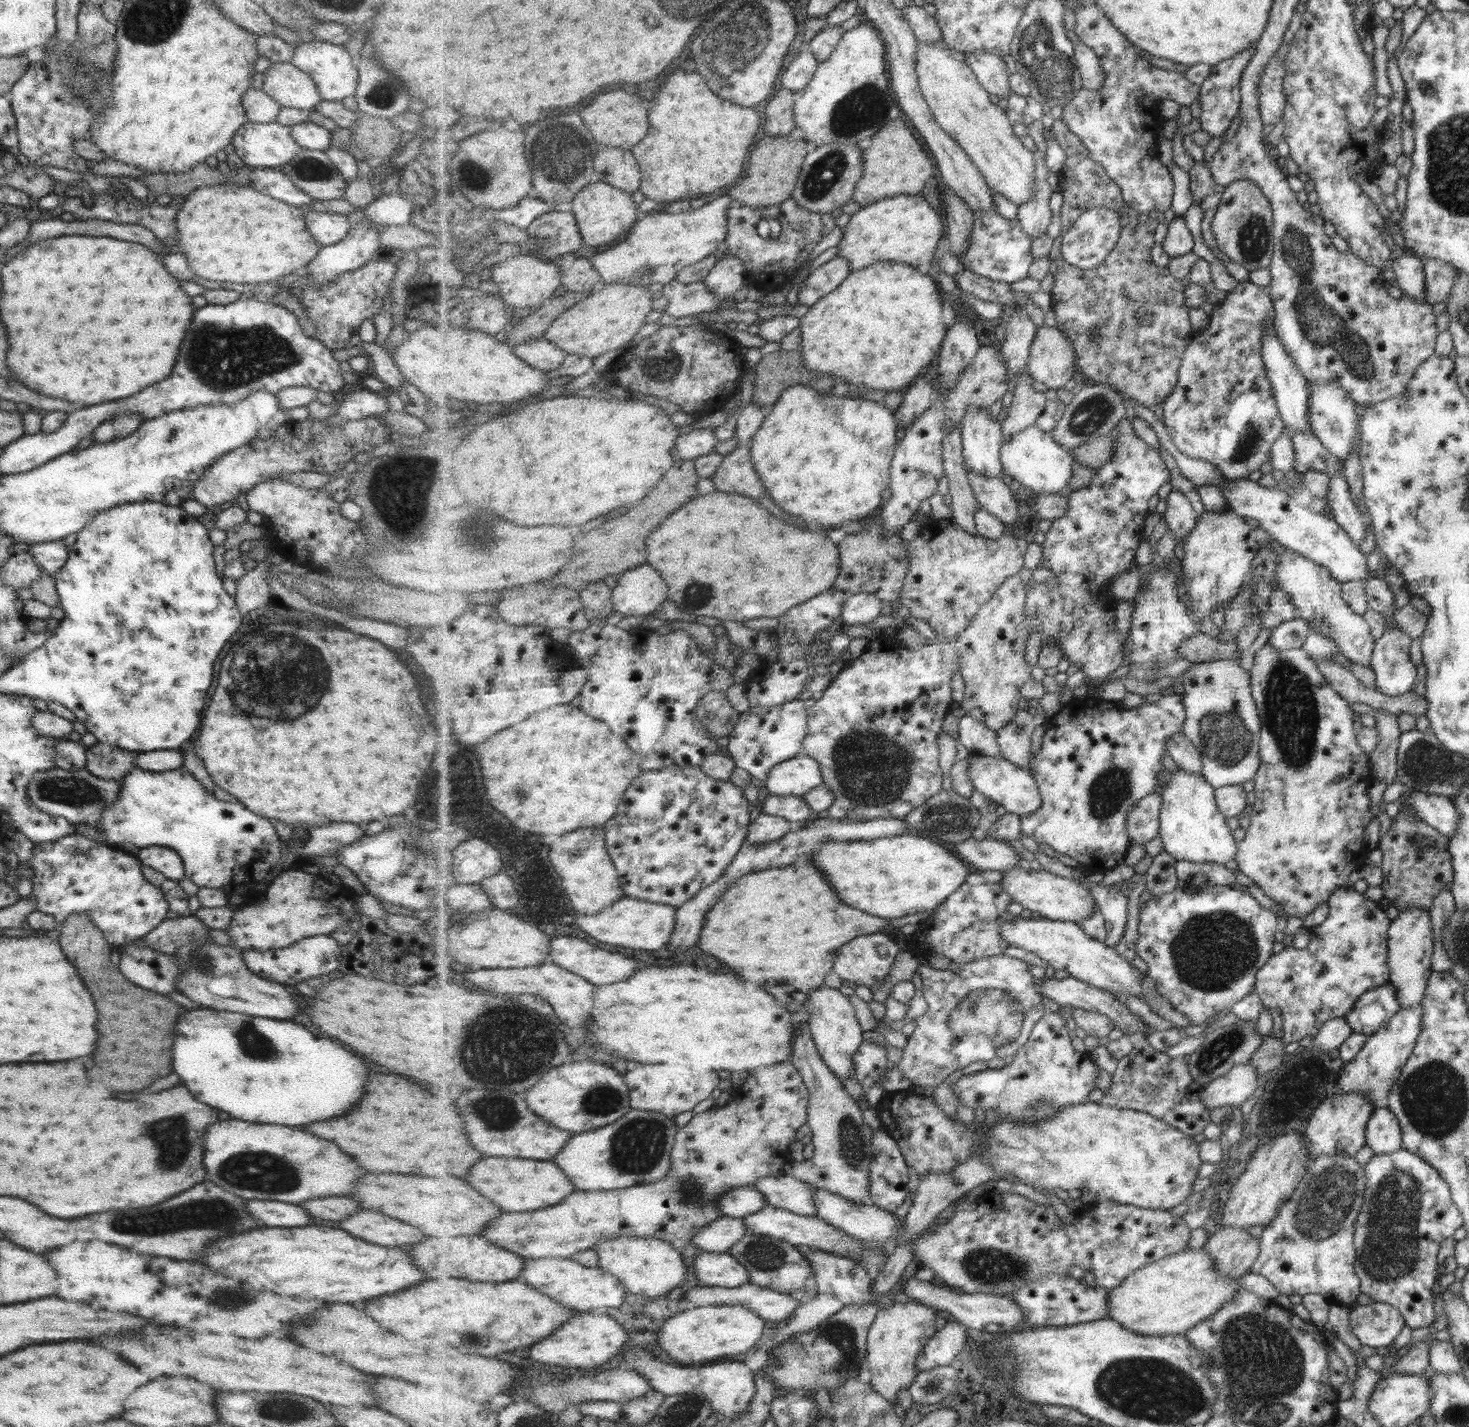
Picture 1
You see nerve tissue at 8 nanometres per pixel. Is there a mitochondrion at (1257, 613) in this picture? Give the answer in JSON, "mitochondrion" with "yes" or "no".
{"mitochondrion":"no"}

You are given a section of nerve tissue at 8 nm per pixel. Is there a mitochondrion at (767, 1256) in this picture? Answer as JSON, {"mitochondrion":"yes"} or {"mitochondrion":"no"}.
{"mitochondrion":"yes"}

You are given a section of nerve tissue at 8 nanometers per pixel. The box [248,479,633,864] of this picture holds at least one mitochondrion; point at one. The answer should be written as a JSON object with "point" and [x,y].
{"point":[456,777]}

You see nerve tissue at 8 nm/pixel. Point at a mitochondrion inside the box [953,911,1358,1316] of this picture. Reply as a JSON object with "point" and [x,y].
{"point":[985,1265]}

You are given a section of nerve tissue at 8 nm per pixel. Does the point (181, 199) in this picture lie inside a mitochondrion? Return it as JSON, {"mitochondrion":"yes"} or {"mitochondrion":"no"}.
{"mitochondrion":"no"}

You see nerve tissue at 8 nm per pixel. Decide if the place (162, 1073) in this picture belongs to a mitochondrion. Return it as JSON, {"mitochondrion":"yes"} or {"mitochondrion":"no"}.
{"mitochondrion":"no"}

